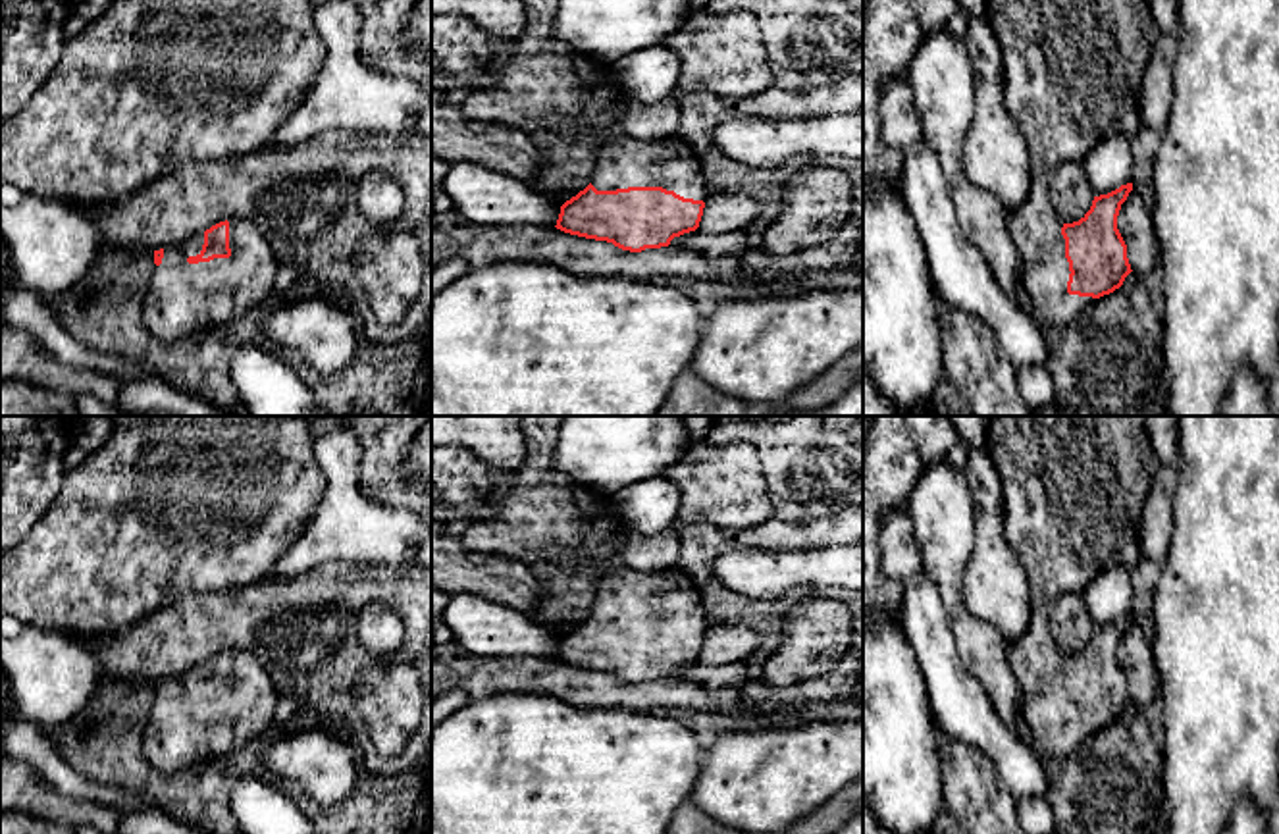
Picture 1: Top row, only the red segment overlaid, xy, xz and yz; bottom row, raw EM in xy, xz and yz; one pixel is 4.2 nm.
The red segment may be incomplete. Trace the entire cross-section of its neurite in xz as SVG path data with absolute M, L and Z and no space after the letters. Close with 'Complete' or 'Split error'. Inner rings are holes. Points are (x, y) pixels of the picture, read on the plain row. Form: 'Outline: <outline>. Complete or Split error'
Outline: M620 566L601 578L591 614L561 638L555 659L630 684L661 680L699 659L707 626L701 587L678 566L659 572Z. Split error

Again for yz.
Outline: M990 416L986 449L1004 485L1004 535L1025 562L1027 580L1034 587L1034 620L1023 638L1007 645L1023 699L1021 717L1034 745L1059 763L1090 745L1094 734L1119 720L1133 703L1127 676L1117 661L1117 647L1133 614L1094 628L1090 641L1079 653L1063 655L1050 634L1052 605L1061 593L1083 595L1108 568L1136 566L1142 559L1138 543L1142 508L1162 462L1150 445L1146 416Z. Split error

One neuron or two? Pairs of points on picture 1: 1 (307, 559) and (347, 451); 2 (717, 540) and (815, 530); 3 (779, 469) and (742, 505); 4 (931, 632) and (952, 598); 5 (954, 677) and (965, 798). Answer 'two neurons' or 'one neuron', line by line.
1: one neuron
2: one neuron
3: two neurons
4: two neurons
5: two neurons

